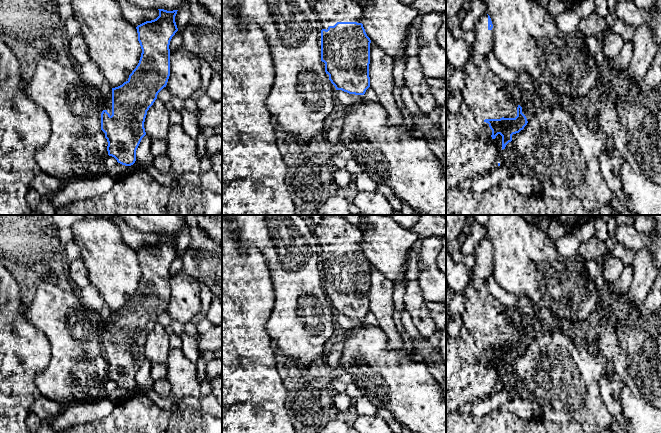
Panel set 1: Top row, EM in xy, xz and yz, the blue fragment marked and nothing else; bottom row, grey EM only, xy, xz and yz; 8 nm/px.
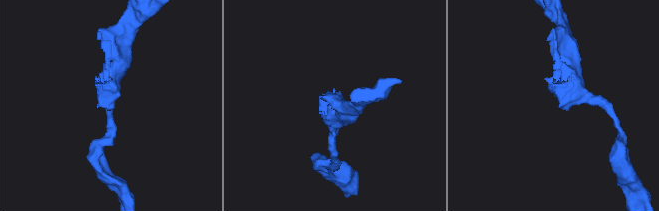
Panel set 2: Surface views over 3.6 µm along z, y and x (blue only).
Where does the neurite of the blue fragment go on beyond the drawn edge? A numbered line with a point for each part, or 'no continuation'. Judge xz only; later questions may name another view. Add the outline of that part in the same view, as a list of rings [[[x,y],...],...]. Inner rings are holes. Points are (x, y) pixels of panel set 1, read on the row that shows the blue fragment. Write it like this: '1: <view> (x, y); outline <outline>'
1: xz (330, 12); outline [[[316,0],[313,8],[318,14],[322,29],[328,29],[337,22],[361,23],[363,10],[354,0]]]

